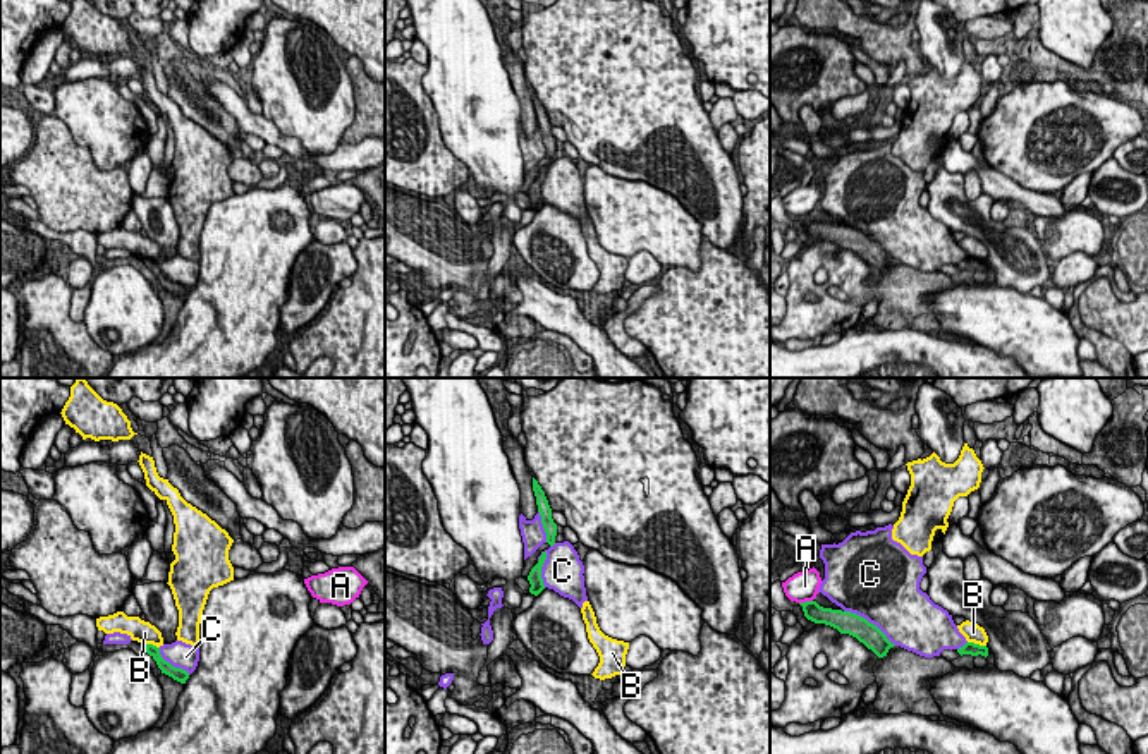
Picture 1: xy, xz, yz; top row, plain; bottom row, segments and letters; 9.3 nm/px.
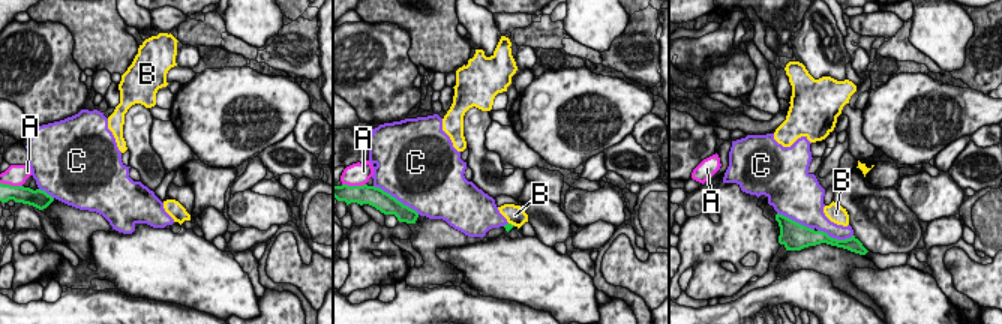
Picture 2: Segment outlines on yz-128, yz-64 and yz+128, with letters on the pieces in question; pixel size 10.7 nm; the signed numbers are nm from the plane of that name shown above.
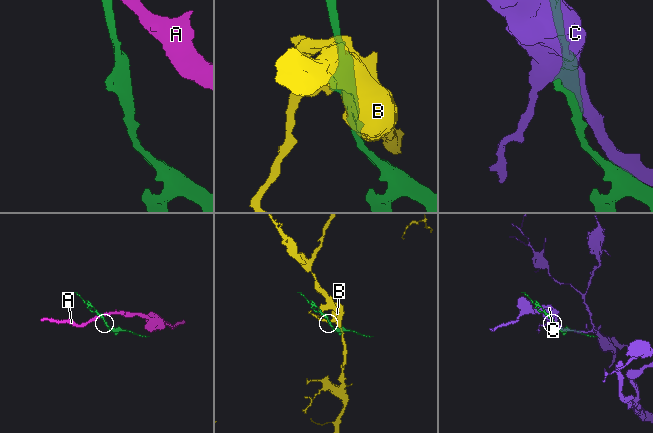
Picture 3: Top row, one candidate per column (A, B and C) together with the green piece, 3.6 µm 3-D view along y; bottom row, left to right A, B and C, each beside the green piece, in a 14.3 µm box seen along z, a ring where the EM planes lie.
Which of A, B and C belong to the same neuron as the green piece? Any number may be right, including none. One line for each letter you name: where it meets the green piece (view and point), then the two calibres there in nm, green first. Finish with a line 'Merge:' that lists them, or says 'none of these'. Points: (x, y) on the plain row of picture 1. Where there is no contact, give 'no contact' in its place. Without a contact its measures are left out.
Merge: none of these

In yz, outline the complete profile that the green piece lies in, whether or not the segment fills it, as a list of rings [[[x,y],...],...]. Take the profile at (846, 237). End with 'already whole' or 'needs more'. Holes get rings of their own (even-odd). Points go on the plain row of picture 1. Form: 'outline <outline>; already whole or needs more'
outline [[[816,216],[799,218],[804,232],[815,239],[825,239],[837,244],[840,249],[849,249],[871,265],[878,273],[887,271],[894,263],[887,251],[866,234],[842,225],[823,223]]]; already whole

